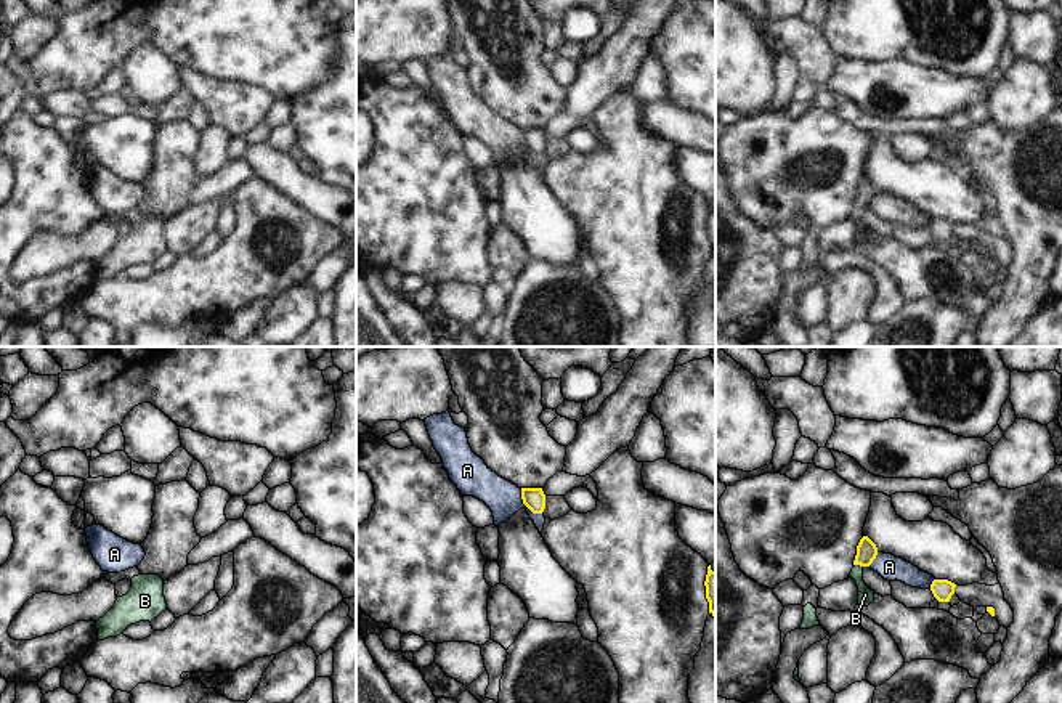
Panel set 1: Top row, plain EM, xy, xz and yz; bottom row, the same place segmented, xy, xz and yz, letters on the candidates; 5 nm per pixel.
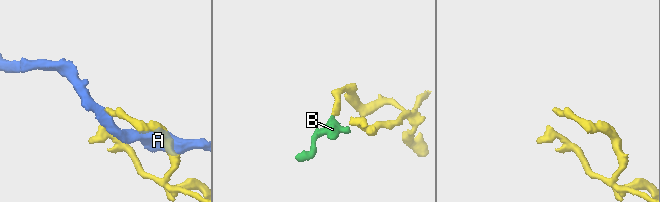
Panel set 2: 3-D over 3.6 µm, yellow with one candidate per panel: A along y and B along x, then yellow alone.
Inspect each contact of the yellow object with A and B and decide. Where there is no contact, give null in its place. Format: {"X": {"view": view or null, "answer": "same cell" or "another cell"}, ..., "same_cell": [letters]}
{"A": {"view": "xz", "answer": "another cell"}, "B": {"view": "yz", "answer": "same cell"}, "same_cell": ["B"]}

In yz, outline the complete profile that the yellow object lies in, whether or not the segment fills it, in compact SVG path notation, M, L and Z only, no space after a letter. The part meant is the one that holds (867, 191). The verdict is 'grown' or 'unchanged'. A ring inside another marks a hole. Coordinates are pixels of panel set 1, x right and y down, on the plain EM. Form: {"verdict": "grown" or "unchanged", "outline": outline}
{"verdict": "grown", "outline": "M863 177L857 186L857 196L853 201L853 209L850 212L850 218L855 221L858 228L858 246L868 247L874 241L874 231L871 231L863 221L863 209L869 207L878 196L876 185Z"}

